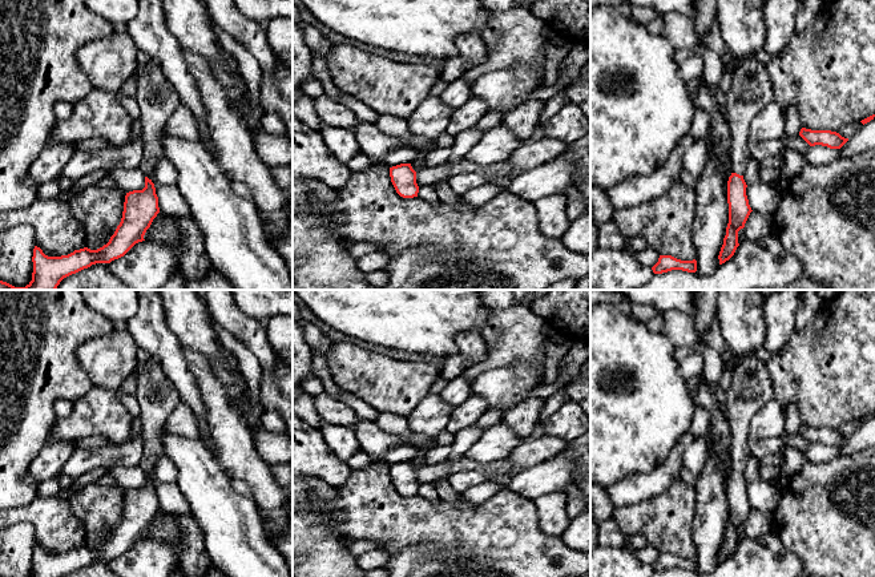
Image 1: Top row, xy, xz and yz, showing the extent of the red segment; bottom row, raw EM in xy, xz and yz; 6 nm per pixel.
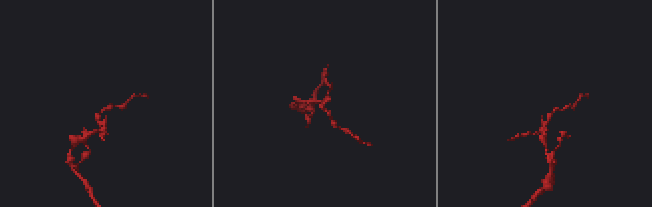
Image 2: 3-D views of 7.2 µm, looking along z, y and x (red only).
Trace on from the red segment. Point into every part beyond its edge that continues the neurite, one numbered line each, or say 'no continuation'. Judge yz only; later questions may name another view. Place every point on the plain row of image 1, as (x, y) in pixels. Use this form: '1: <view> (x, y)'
1: yz (750, 388)

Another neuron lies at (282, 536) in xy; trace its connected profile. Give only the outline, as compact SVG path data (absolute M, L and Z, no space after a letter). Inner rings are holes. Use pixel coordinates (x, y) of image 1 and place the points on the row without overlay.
M293 487L285 488L287 492L286 507L283 509L283 524L275 525L267 515L261 515L265 528L274 540L274 546L283 556L290 576L293 577Z

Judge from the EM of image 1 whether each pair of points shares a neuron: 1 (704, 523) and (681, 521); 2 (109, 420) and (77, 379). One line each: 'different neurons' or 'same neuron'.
1: different neurons
2: different neurons

